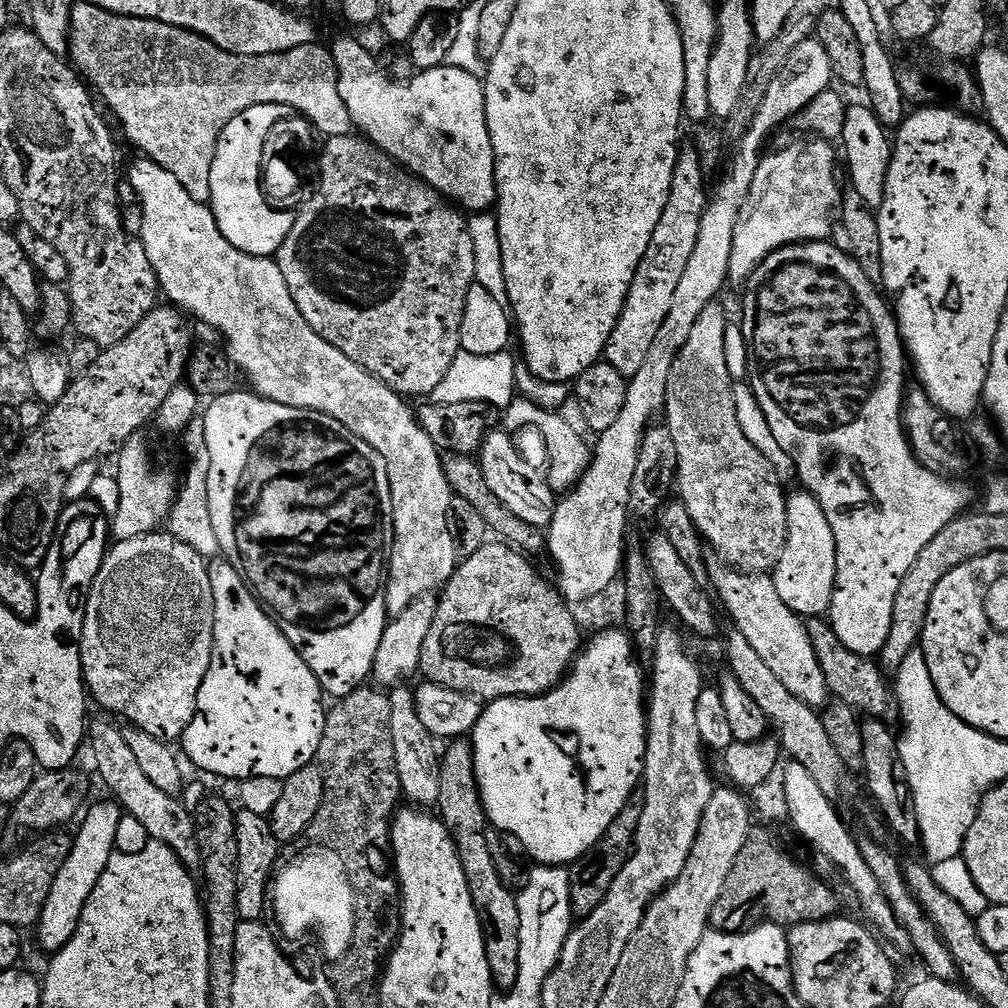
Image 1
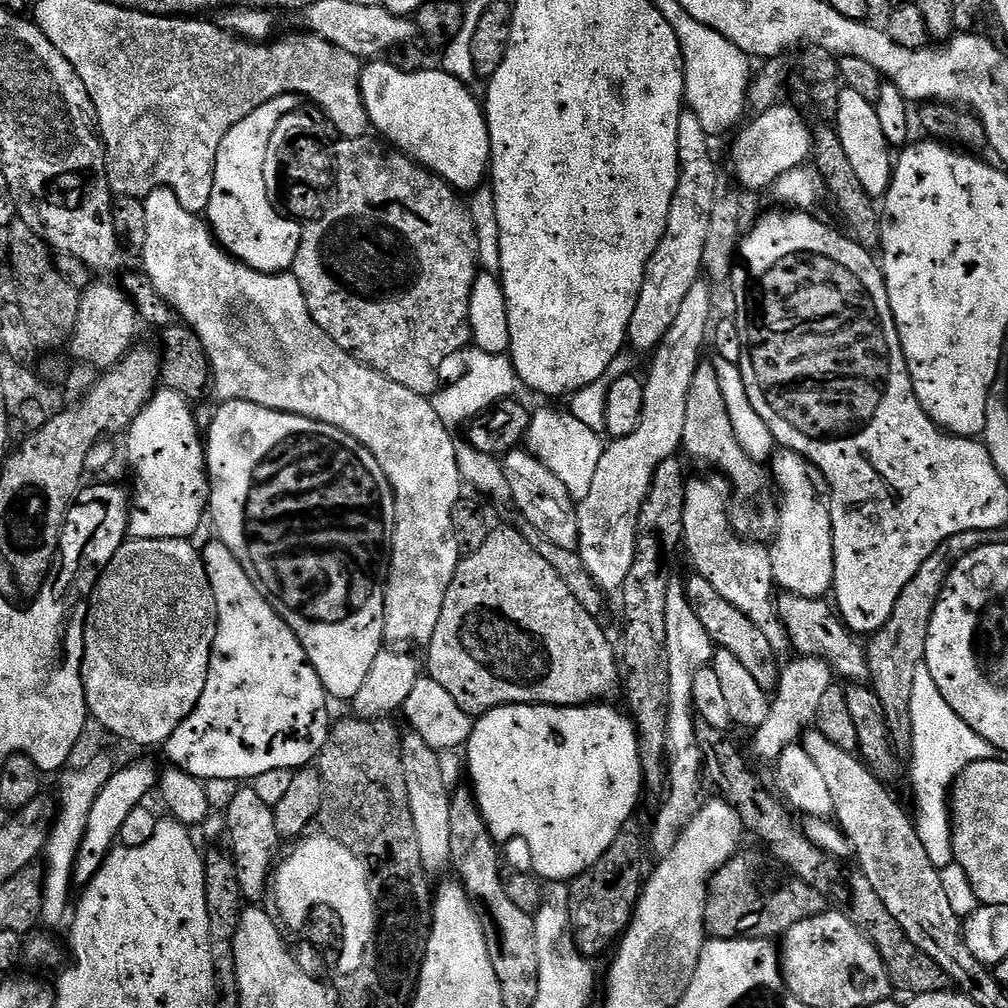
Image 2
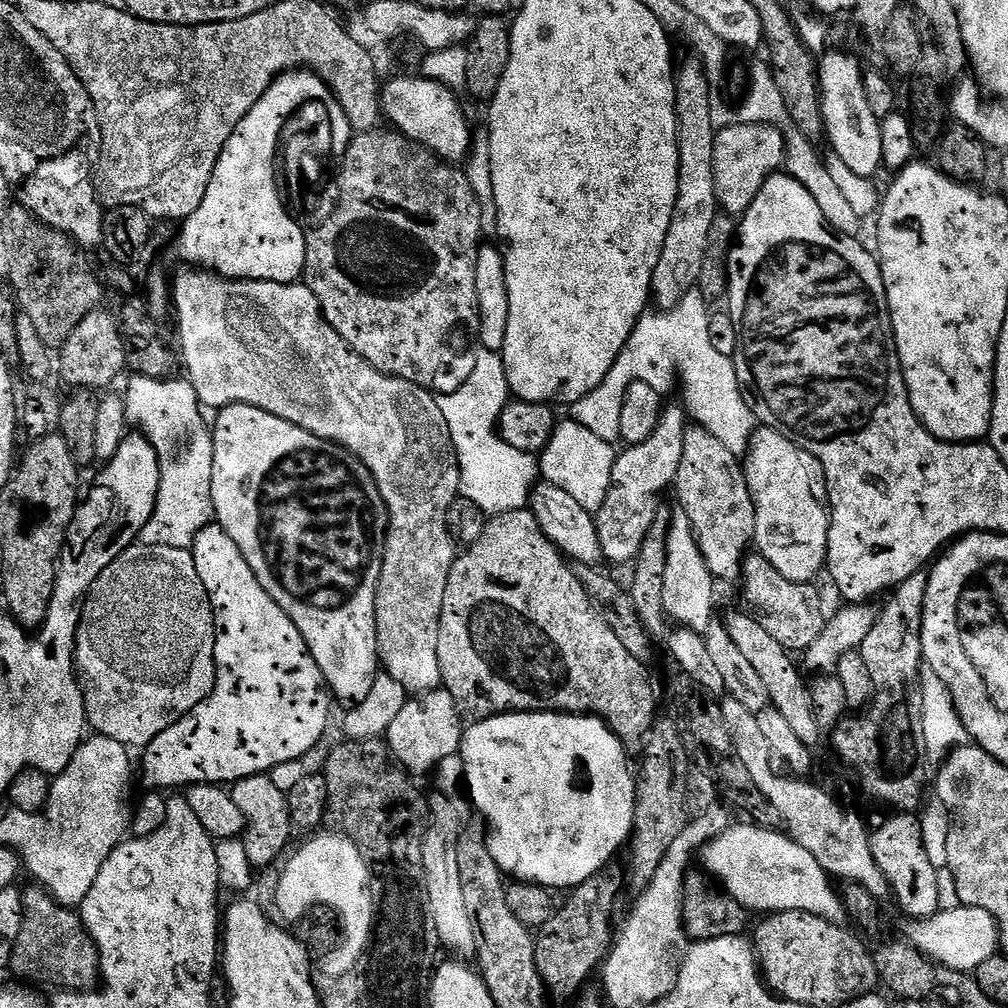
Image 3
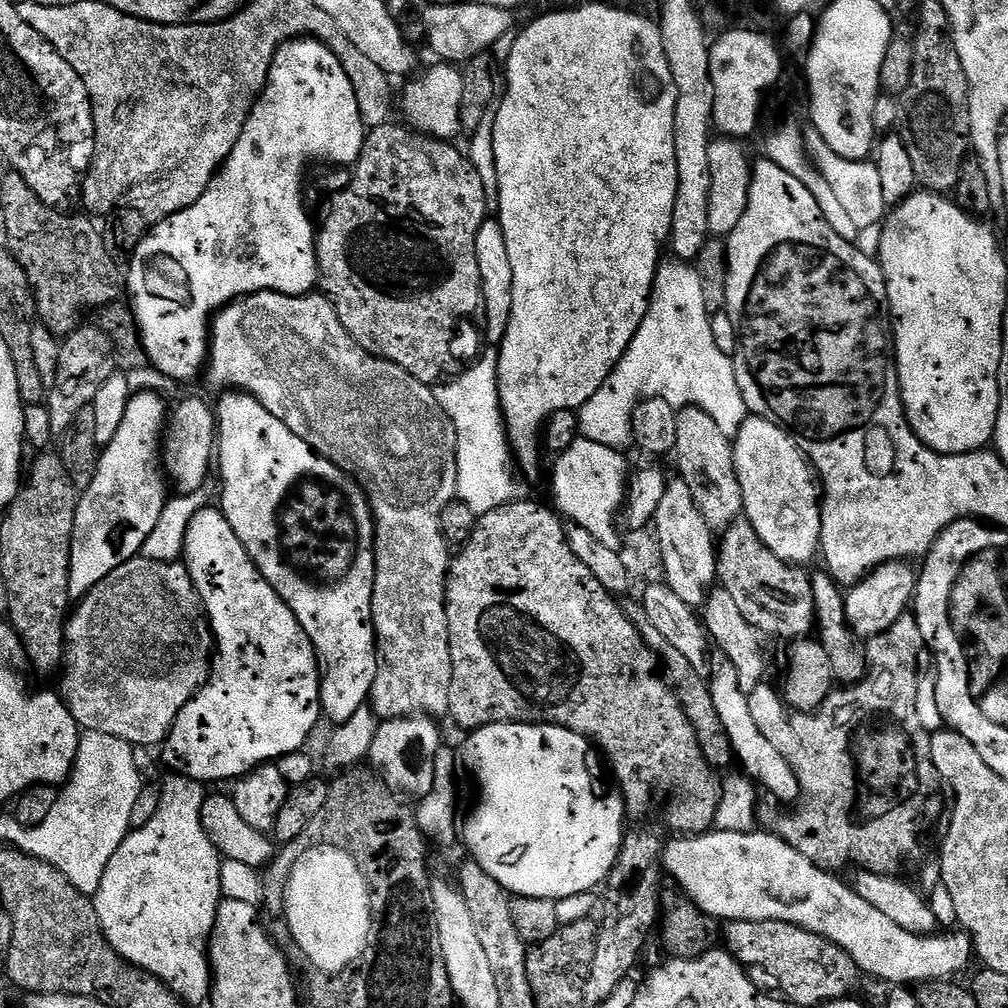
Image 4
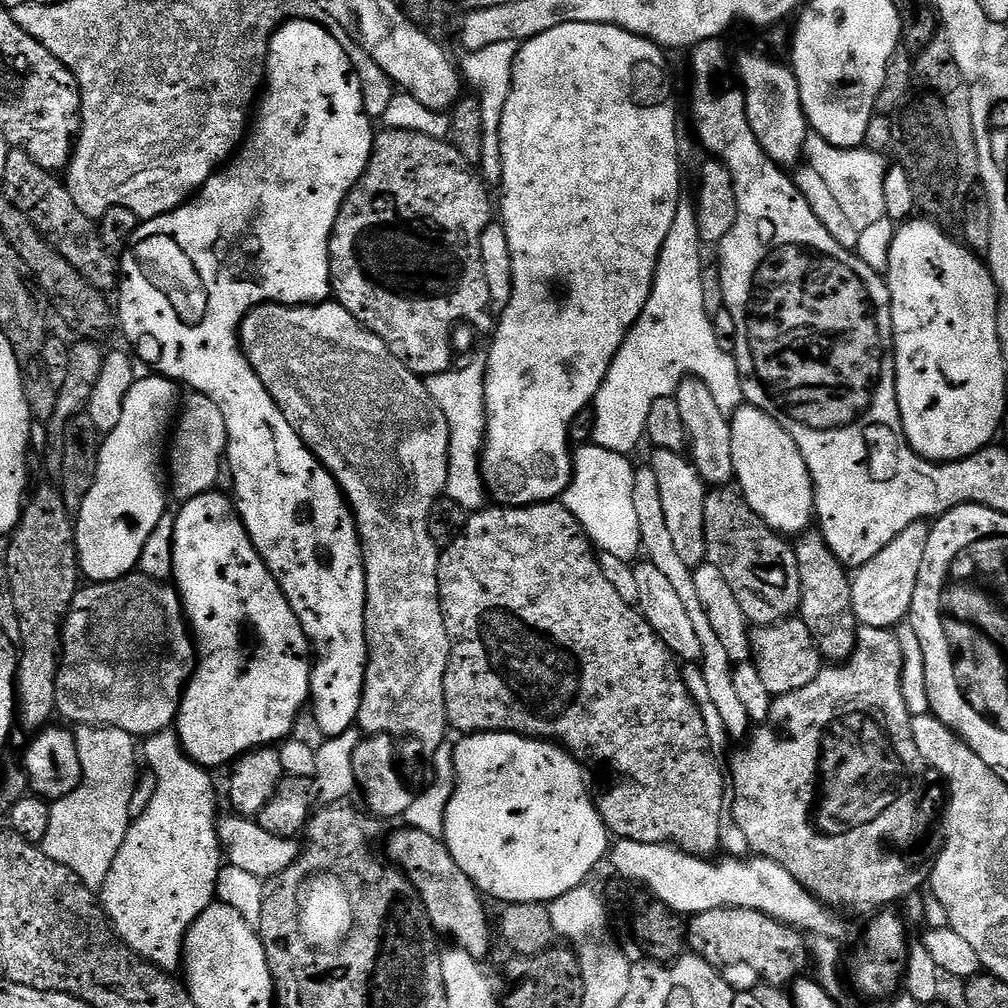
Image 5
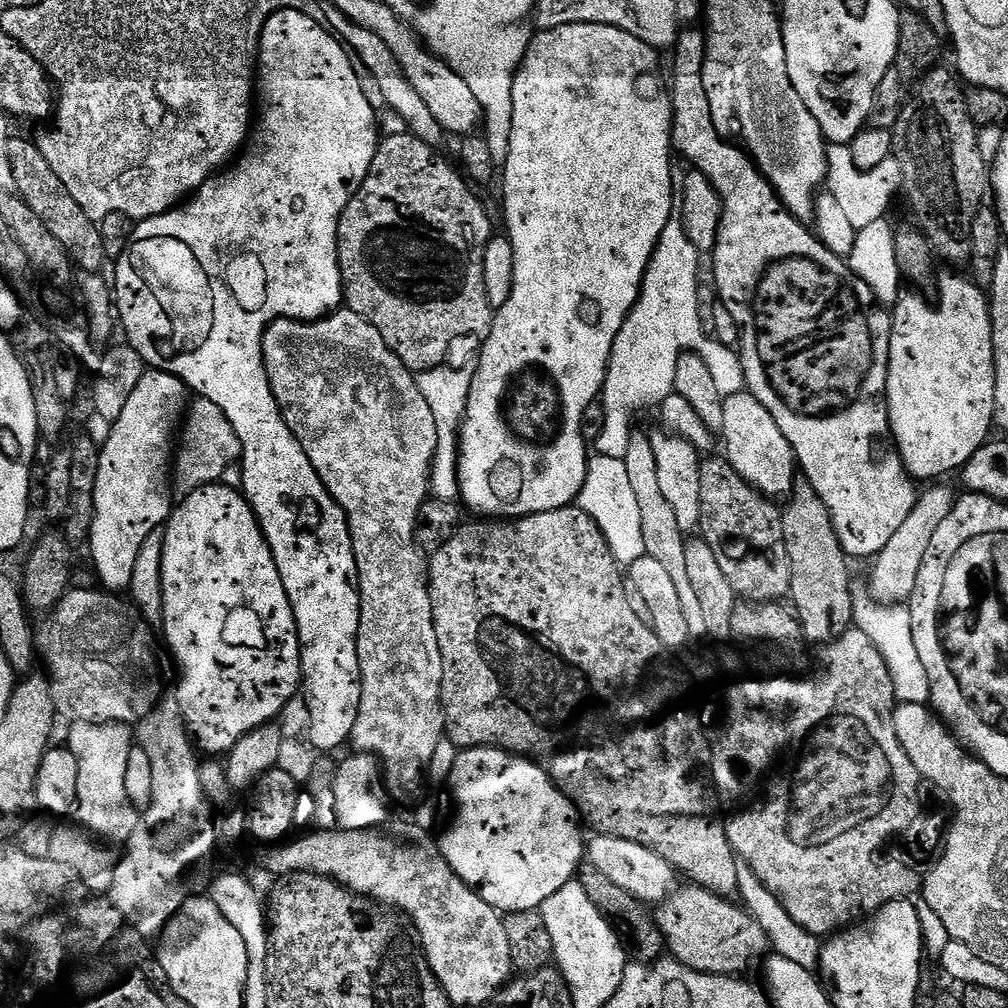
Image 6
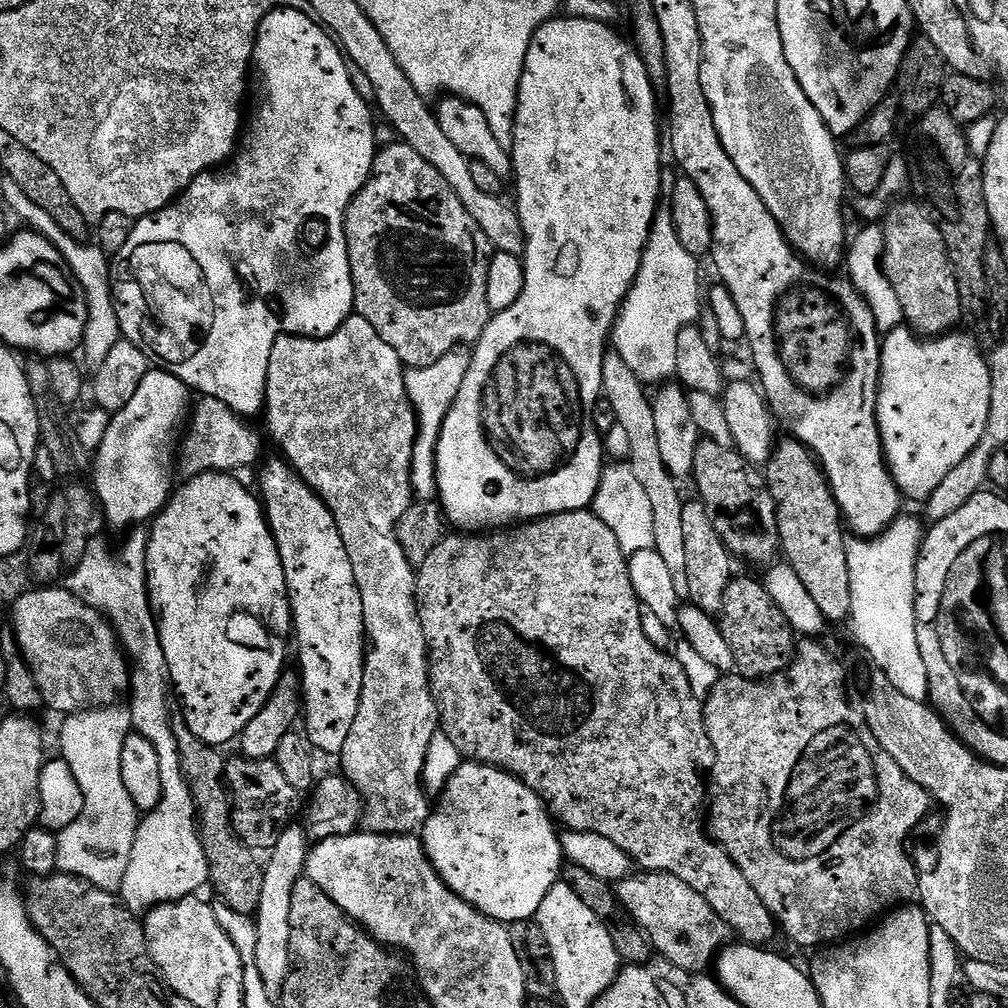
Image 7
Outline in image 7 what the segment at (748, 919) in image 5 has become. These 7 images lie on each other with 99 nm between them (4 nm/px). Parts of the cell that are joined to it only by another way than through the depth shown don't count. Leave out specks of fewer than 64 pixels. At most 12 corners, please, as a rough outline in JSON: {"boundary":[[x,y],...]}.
{"boundary":[[633,874],[616,903],[659,959],[704,974],[726,922],[682,878]]}

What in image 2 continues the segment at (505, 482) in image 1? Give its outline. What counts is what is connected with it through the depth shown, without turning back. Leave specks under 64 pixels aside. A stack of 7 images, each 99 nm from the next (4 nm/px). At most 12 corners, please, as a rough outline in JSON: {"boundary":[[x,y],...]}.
{"boundary":[[531,451],[502,460],[511,503],[556,546],[578,545],[577,505]]}

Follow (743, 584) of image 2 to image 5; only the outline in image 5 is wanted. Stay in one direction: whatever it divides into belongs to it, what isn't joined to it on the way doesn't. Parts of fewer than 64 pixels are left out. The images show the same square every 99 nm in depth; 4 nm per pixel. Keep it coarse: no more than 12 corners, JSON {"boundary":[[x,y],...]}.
{"boundary":[[704,380],[674,397],[686,455],[708,486],[733,483],[732,422]]}

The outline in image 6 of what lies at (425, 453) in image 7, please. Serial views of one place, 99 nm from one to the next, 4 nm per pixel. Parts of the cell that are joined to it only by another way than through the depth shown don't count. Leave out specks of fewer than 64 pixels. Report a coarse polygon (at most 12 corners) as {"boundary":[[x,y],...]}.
{"boundary":[[473,369],[416,376],[434,413],[431,495],[460,500],[460,427]]}

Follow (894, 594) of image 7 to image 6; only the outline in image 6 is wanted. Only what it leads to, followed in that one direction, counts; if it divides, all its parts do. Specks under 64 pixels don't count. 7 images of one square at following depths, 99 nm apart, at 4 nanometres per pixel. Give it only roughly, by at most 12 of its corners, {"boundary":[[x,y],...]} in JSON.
{"boundary":[[852,589],[855,627],[886,658],[897,701],[927,705],[911,607]]}

